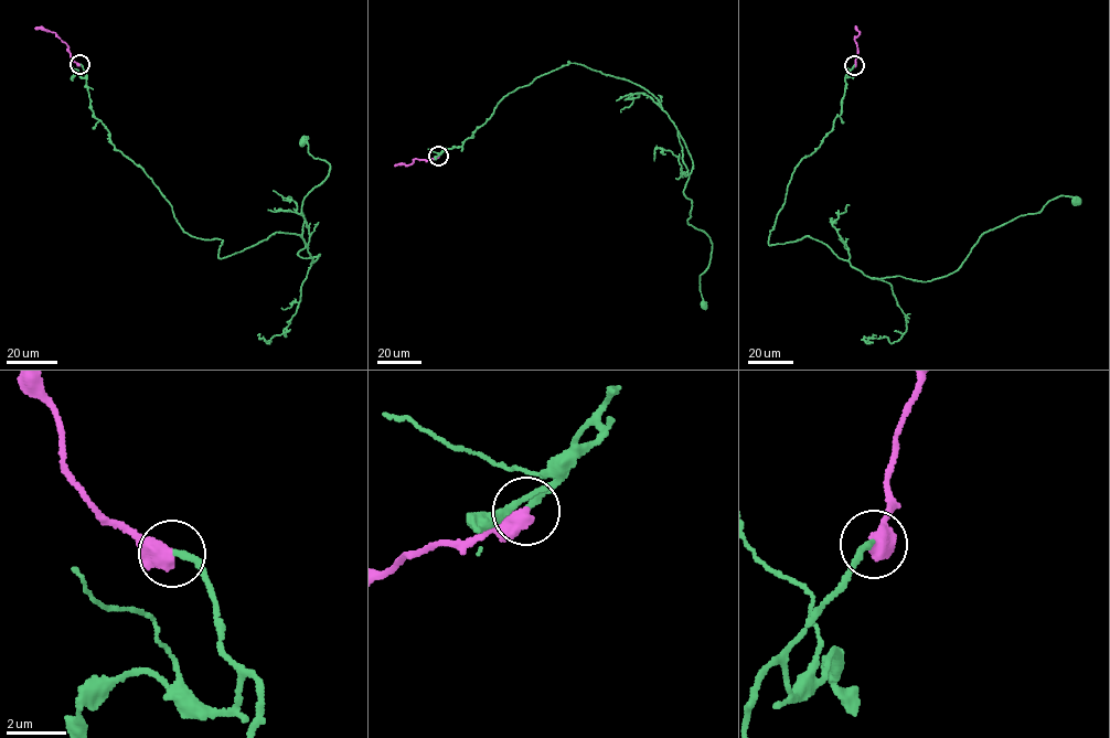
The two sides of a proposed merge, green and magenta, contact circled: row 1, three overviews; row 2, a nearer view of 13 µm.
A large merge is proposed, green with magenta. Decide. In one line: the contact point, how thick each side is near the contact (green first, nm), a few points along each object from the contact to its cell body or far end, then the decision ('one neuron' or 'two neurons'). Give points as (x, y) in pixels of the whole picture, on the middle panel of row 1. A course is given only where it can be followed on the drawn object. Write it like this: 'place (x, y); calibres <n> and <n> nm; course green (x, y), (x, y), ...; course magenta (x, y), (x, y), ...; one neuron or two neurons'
place (438, 156); calibres 180 and 600 nm; course green (438, 156), (471, 137), (502, 98), (567, 62), (643, 87), (692, 161), (687, 223), (712, 244), (703, 306); course magenta (438, 156), (428, 160), (416, 158), (408, 164), (394, 166); one neuron

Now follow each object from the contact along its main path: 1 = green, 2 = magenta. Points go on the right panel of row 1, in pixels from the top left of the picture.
1: (854, 65), (769, 245), (807, 235), (872, 278), (930, 281), (983, 233), (1076, 201)
2: (854, 65), (857, 53), (854, 39), (860, 32), (856, 27)

